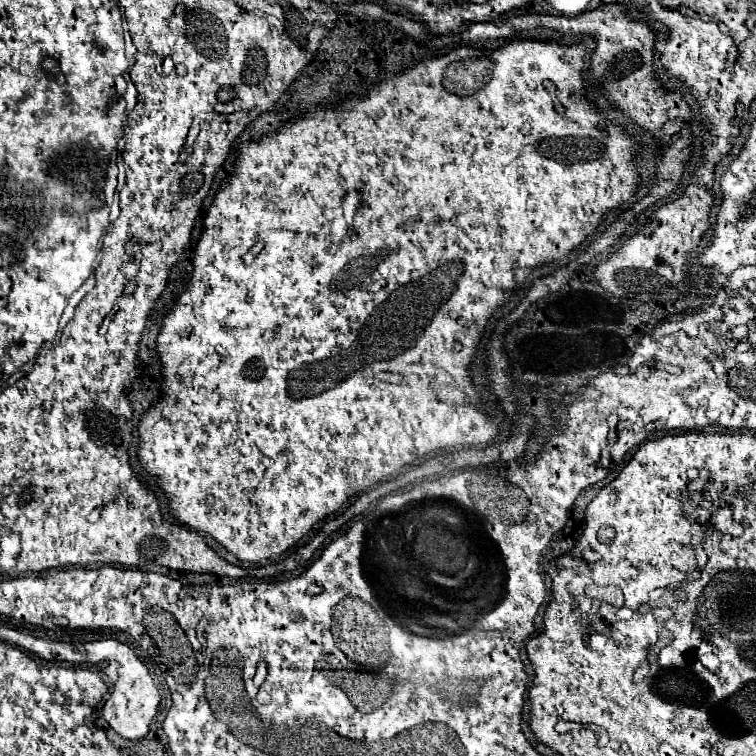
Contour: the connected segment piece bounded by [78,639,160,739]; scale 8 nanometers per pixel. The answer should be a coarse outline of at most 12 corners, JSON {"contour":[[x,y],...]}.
{"contour":[[116,639],[78,645],[112,683],[102,717],[142,739],[160,693],[136,653]]}

